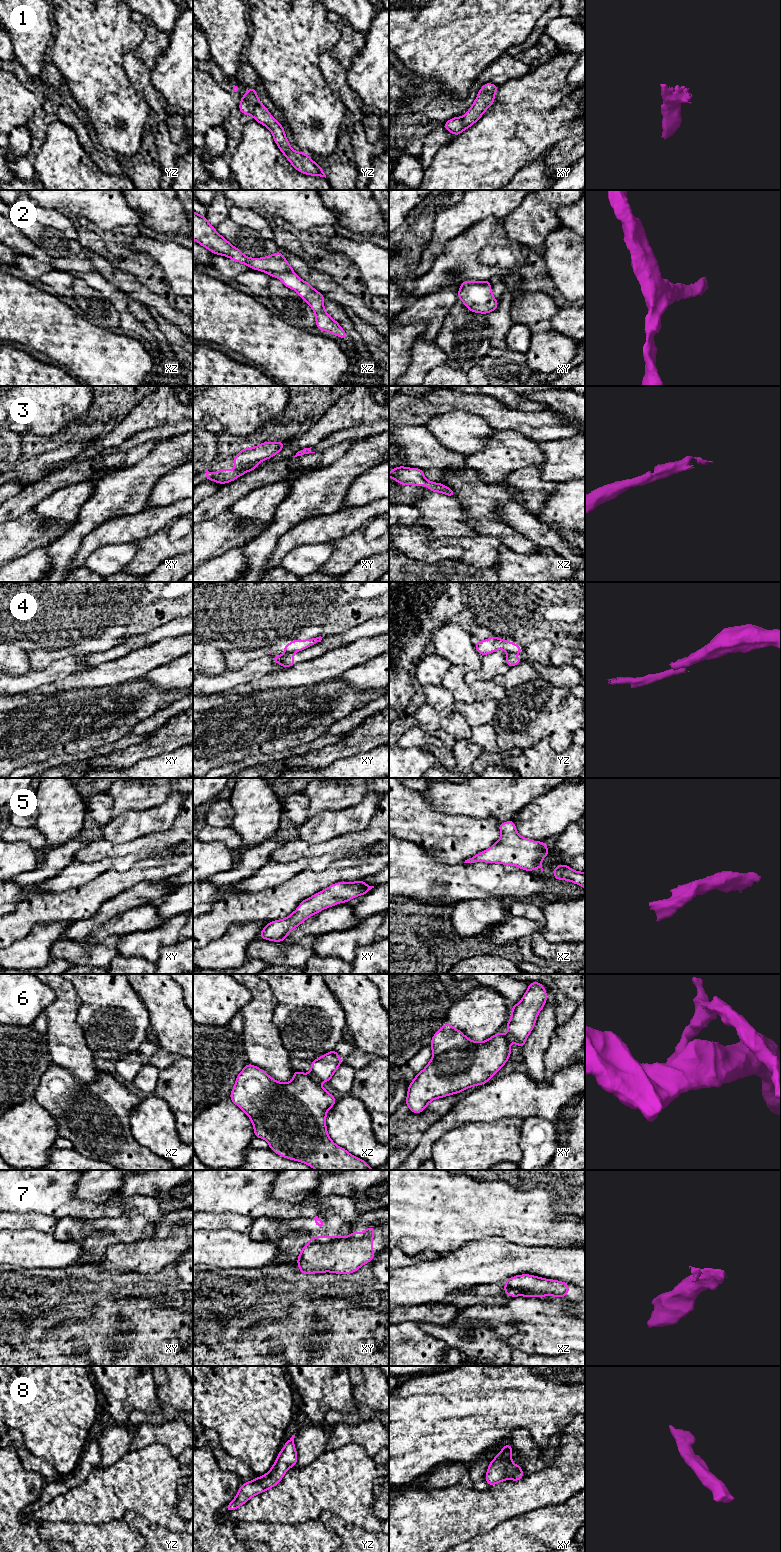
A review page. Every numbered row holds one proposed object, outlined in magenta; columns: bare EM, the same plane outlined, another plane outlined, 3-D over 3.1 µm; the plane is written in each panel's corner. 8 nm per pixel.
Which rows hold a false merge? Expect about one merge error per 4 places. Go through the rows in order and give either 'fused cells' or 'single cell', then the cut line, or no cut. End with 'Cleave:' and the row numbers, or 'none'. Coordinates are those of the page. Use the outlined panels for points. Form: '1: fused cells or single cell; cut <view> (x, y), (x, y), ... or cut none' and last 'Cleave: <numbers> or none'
1: single cell; cut none
2: single cell; cut none
3: single cell; cut none
4: fused cells; cut xy (295, 651), (286, 653)
5: single cell; cut none
6: fused cells; cut xz (309, 1074), (317, 1082)
7: fused cells; cut xy (340, 1236), (326, 1242), (312, 1242), (308, 1244)
8: single cell; cut none
Cleave: 4, 6, 7

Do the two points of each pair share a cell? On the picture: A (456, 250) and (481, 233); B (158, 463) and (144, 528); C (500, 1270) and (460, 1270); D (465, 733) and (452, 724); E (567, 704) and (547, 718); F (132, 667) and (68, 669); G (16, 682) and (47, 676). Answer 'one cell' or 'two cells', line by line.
A: one cell
B: two cells
C: one cell
D: one cell
E: one cell
F: two cells
G: one cell

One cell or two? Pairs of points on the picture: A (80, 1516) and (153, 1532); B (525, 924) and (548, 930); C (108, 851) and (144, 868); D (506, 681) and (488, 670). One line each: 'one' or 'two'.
A: two
B: one
C: one
D: two

